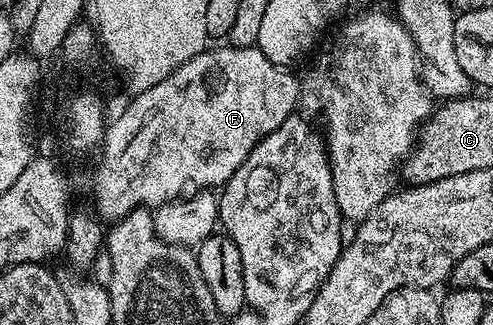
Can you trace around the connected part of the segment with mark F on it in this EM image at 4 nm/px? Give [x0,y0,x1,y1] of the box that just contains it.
[92,44,300,224]

